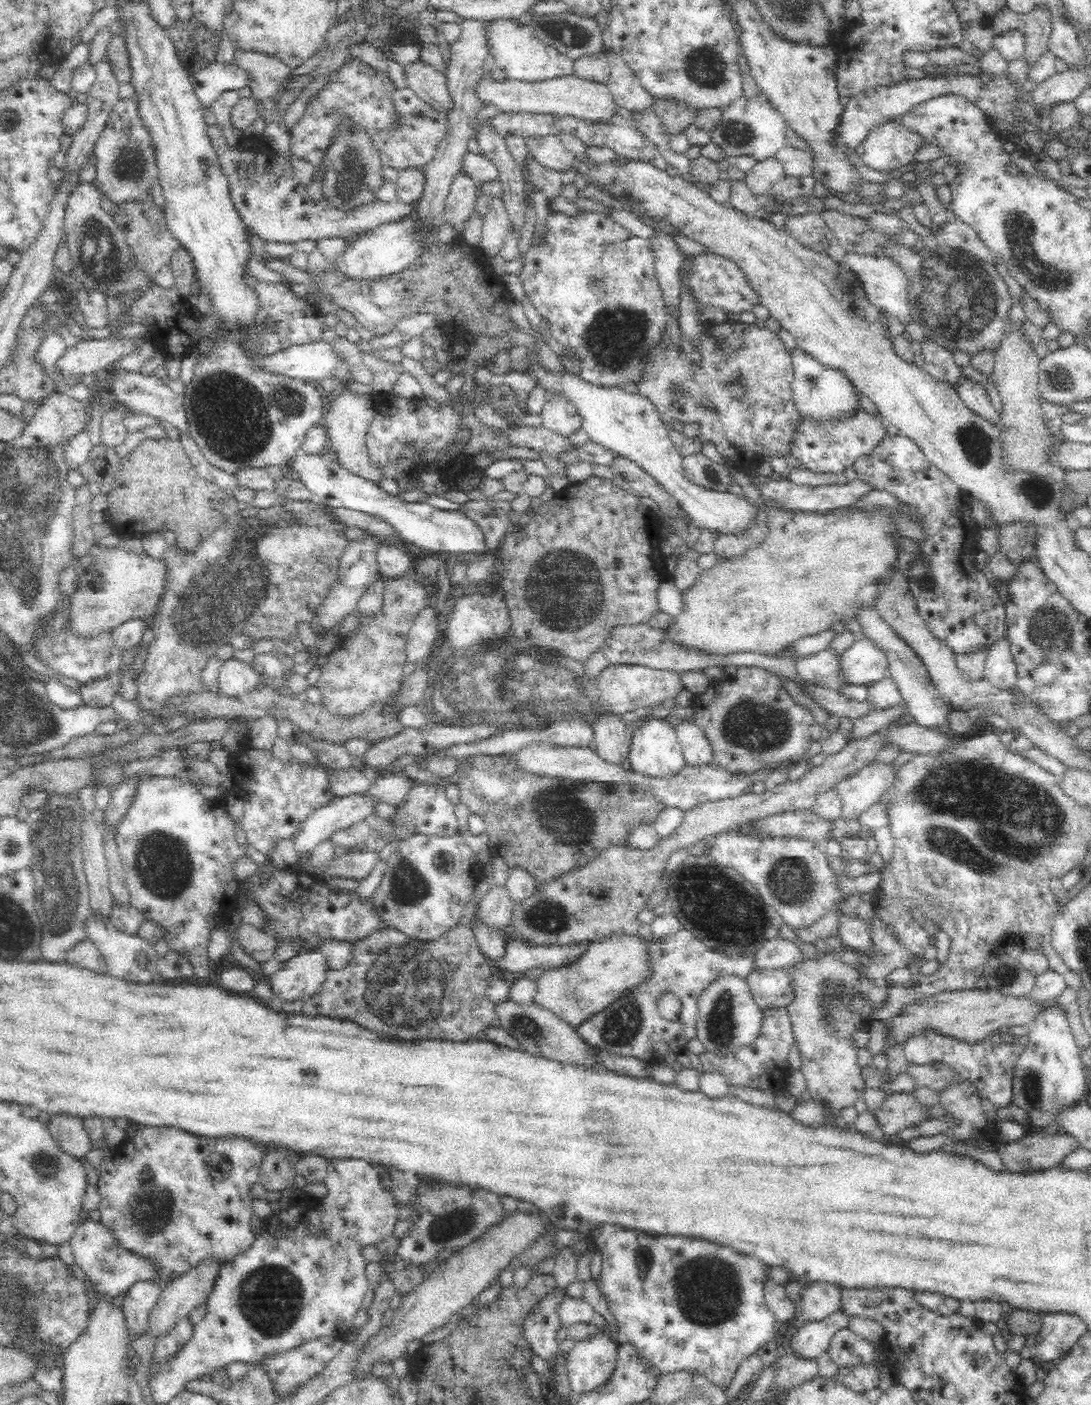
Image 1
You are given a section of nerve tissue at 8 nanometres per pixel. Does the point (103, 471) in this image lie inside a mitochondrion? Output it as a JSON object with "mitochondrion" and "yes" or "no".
{"mitochondrion":"no"}

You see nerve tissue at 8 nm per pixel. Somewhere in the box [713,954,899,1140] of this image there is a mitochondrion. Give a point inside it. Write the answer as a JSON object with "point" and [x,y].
{"point":[829,992]}

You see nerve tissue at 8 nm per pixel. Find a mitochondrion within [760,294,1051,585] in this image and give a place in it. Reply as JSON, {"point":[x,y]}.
{"point":[972,441]}

